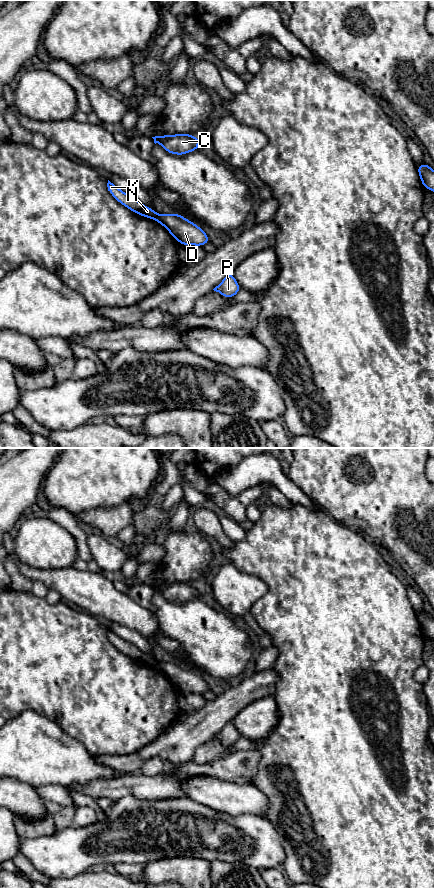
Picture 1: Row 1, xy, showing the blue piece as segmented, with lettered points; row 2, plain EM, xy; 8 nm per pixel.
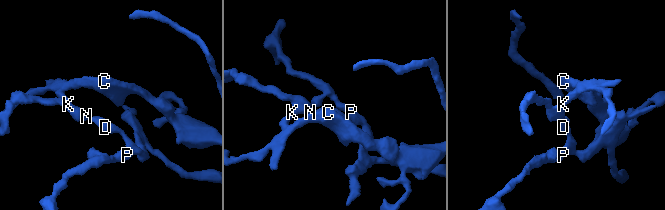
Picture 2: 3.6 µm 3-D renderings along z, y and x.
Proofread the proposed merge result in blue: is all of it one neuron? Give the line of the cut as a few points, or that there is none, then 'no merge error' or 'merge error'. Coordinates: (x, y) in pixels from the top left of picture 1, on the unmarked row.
xy (157, 662), (155, 667) | merge error

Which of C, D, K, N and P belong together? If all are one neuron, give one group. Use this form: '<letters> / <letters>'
C K N / D P

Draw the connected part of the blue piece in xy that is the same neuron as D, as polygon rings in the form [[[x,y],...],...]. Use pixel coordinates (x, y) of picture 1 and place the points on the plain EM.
[[[157,662],[156,669],[164,674],[180,693],[203,694],[210,690],[208,683],[192,669],[173,662]]]

